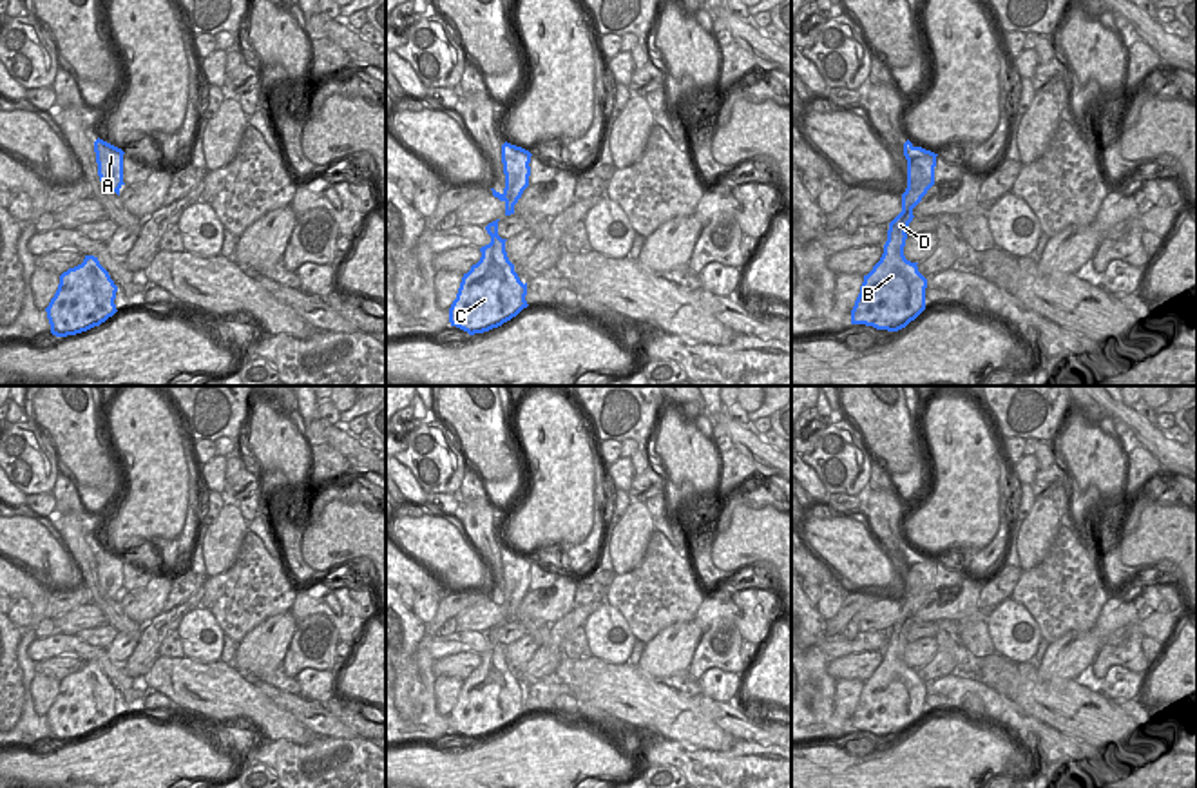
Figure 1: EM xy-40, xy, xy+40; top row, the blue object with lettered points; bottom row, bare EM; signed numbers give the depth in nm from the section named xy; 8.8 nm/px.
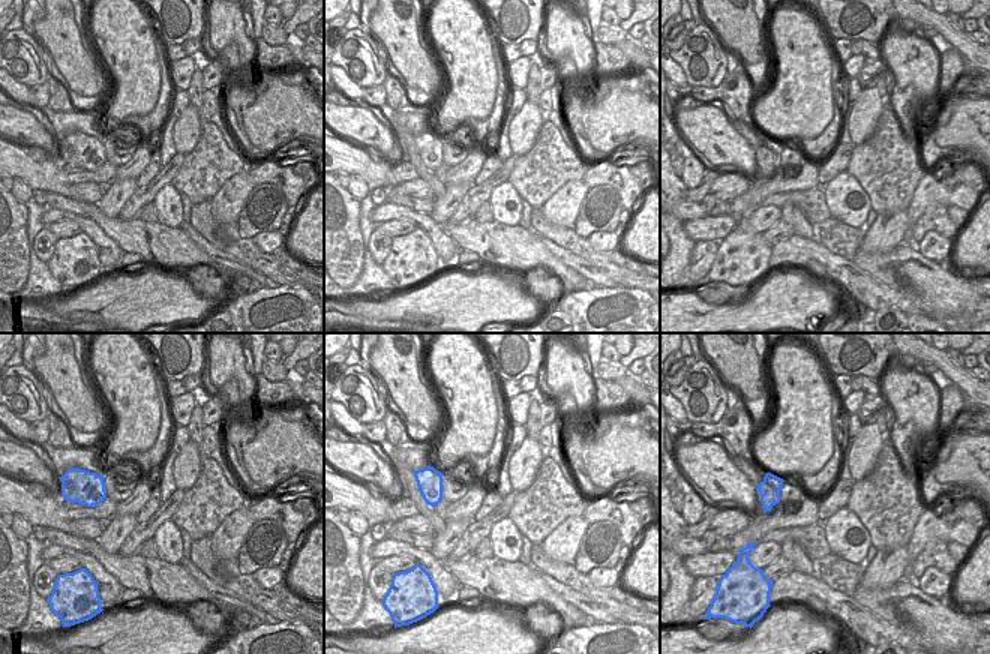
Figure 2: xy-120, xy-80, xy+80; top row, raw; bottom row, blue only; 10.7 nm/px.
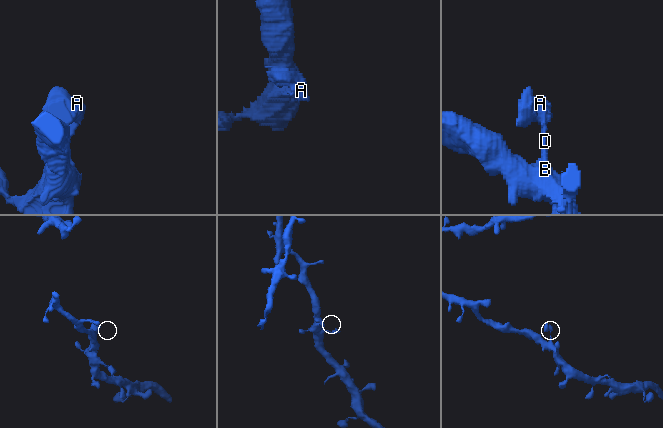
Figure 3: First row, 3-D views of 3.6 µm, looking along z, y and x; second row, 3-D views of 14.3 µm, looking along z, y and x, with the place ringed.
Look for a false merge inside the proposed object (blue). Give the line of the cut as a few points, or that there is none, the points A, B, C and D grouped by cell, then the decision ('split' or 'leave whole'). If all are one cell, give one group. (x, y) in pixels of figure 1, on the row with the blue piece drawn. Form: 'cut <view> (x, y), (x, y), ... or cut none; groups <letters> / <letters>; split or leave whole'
cut xy (506, 178), (511, 189), (511, 212); groups A / B C D; split

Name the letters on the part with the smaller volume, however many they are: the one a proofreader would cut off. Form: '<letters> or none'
A

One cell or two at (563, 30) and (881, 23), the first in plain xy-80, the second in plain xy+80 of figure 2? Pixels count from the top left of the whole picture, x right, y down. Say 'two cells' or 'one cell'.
two cells

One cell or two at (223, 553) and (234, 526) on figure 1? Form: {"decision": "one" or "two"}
{"decision": "one"}

